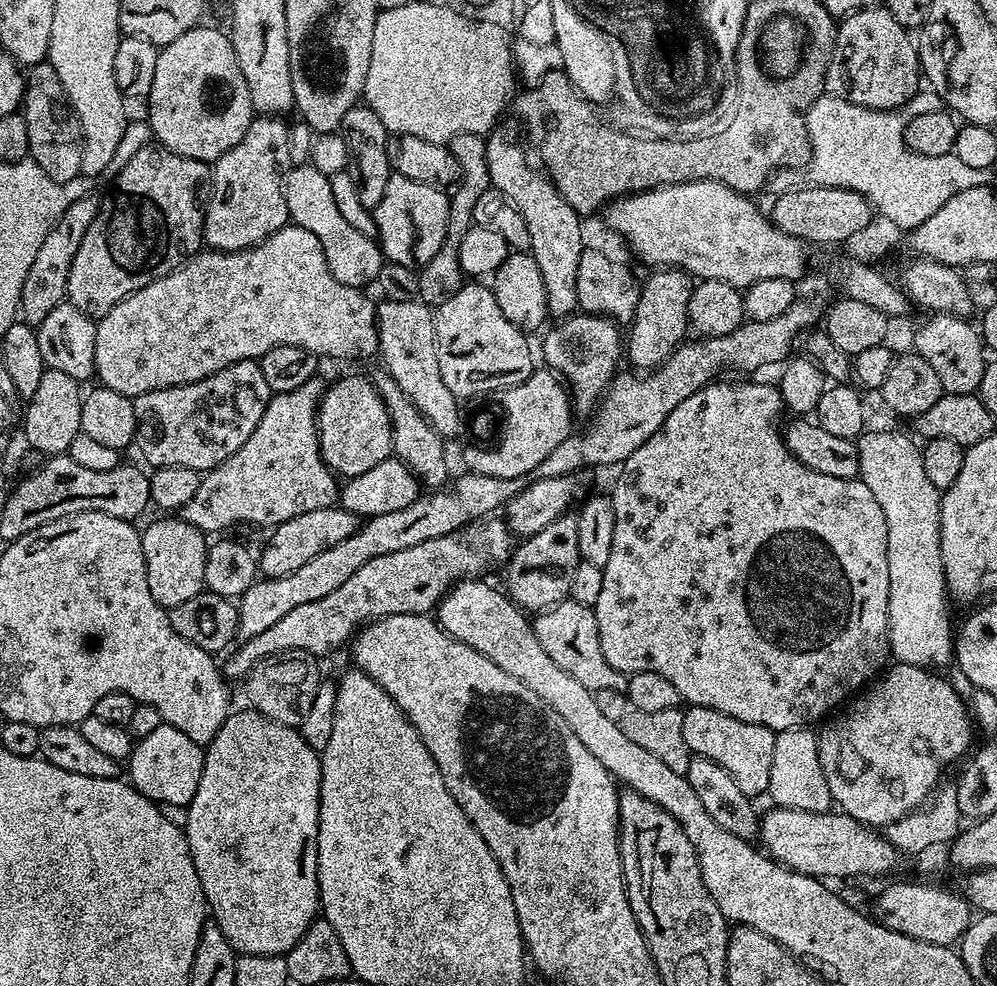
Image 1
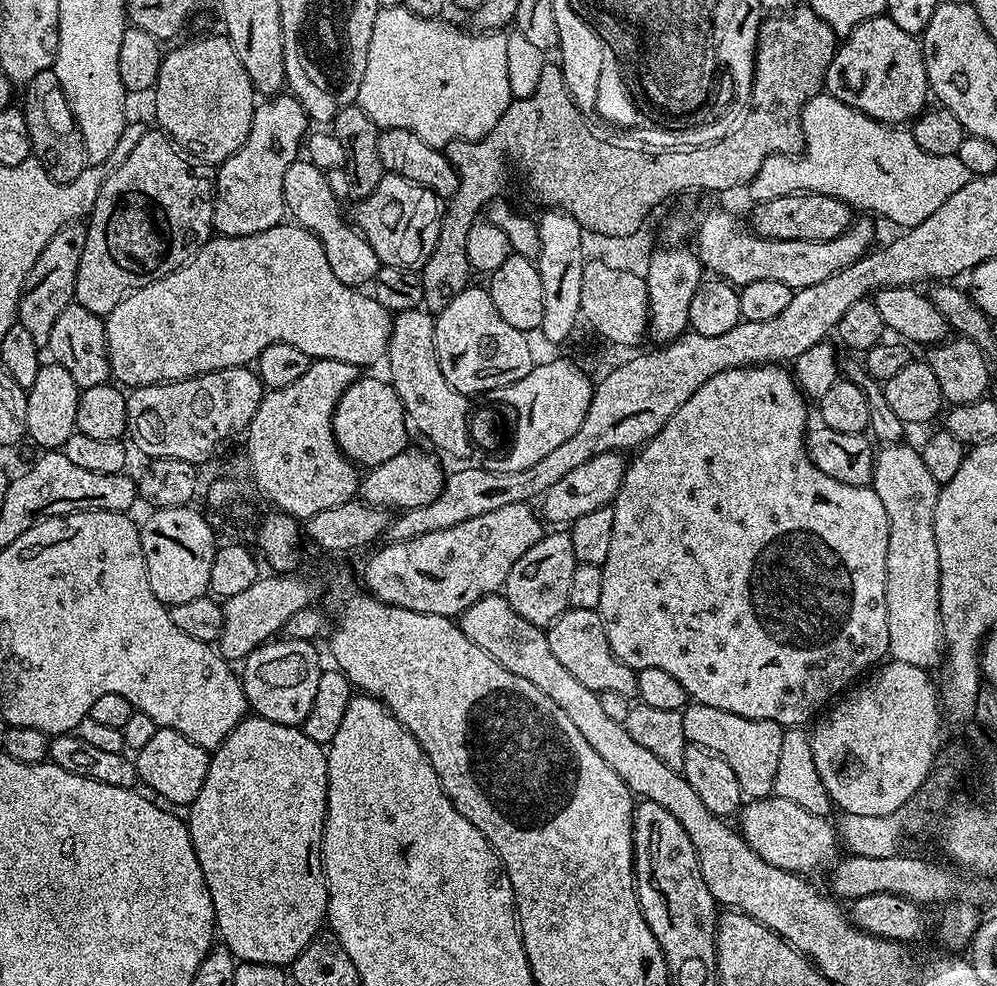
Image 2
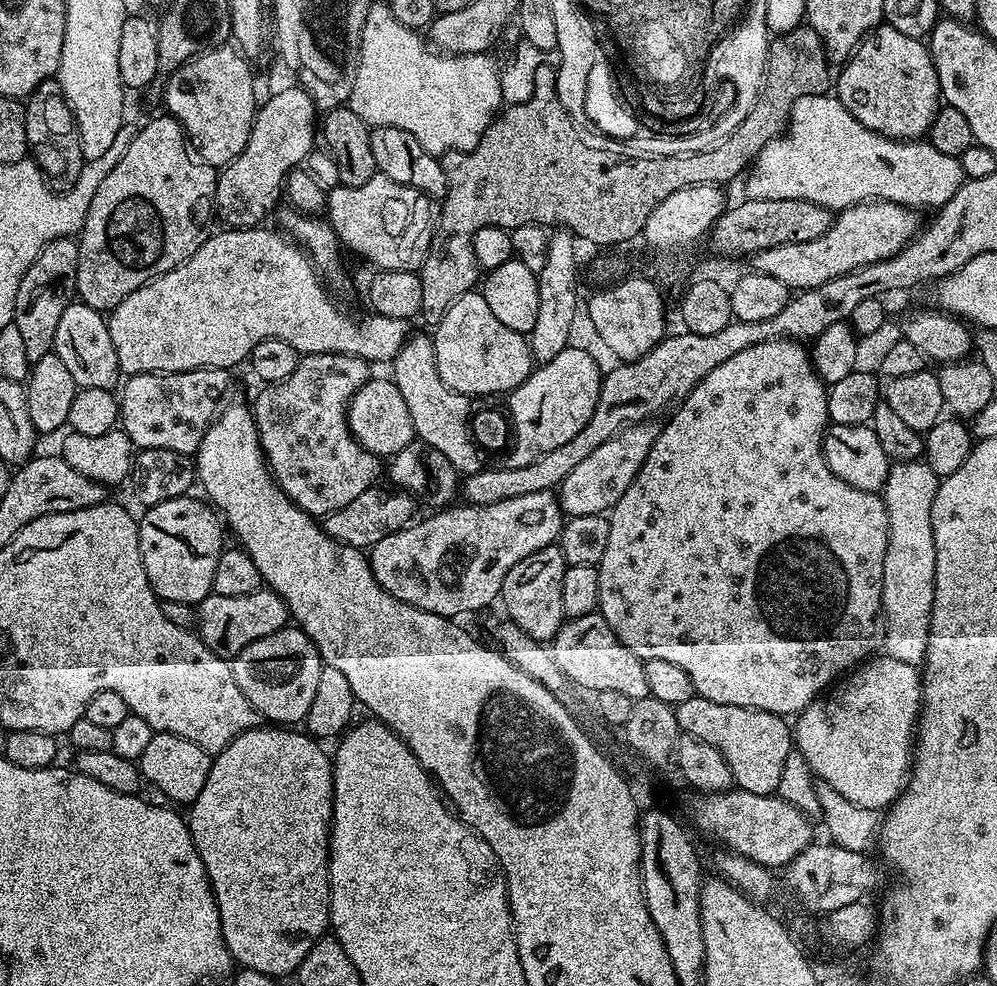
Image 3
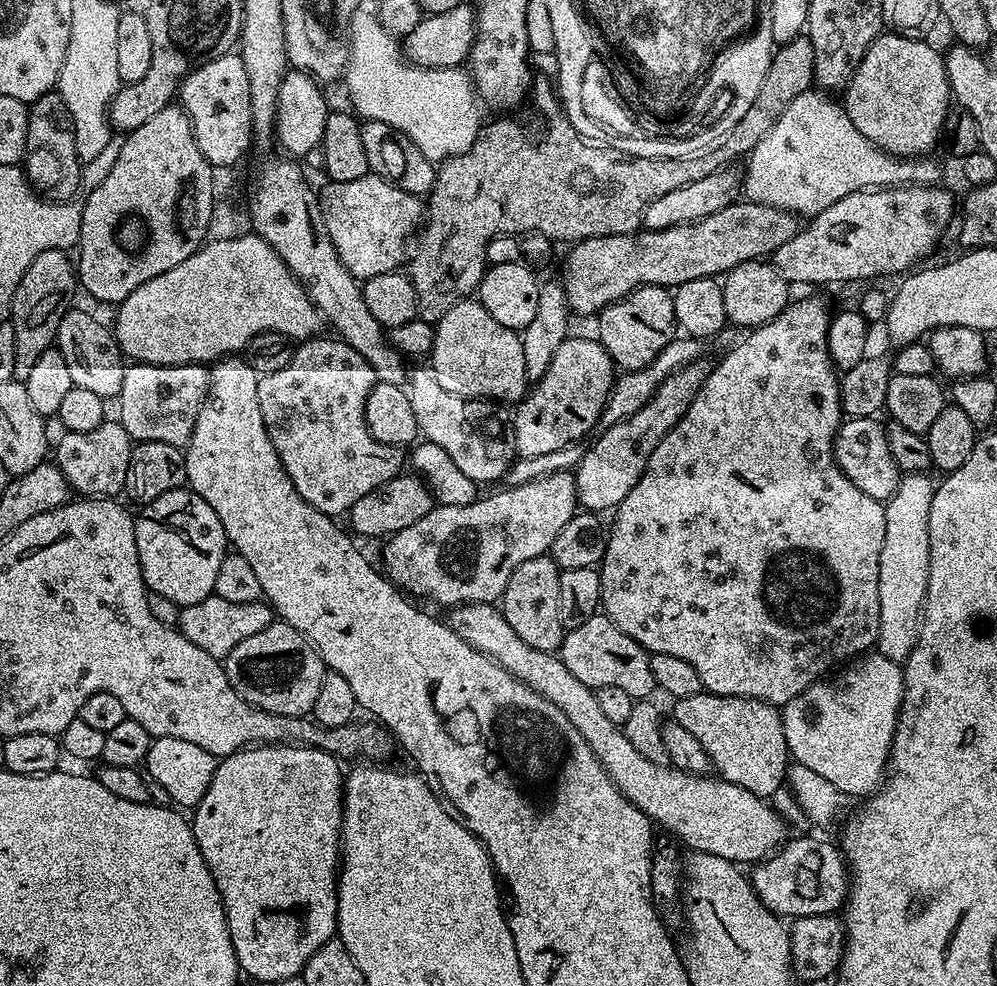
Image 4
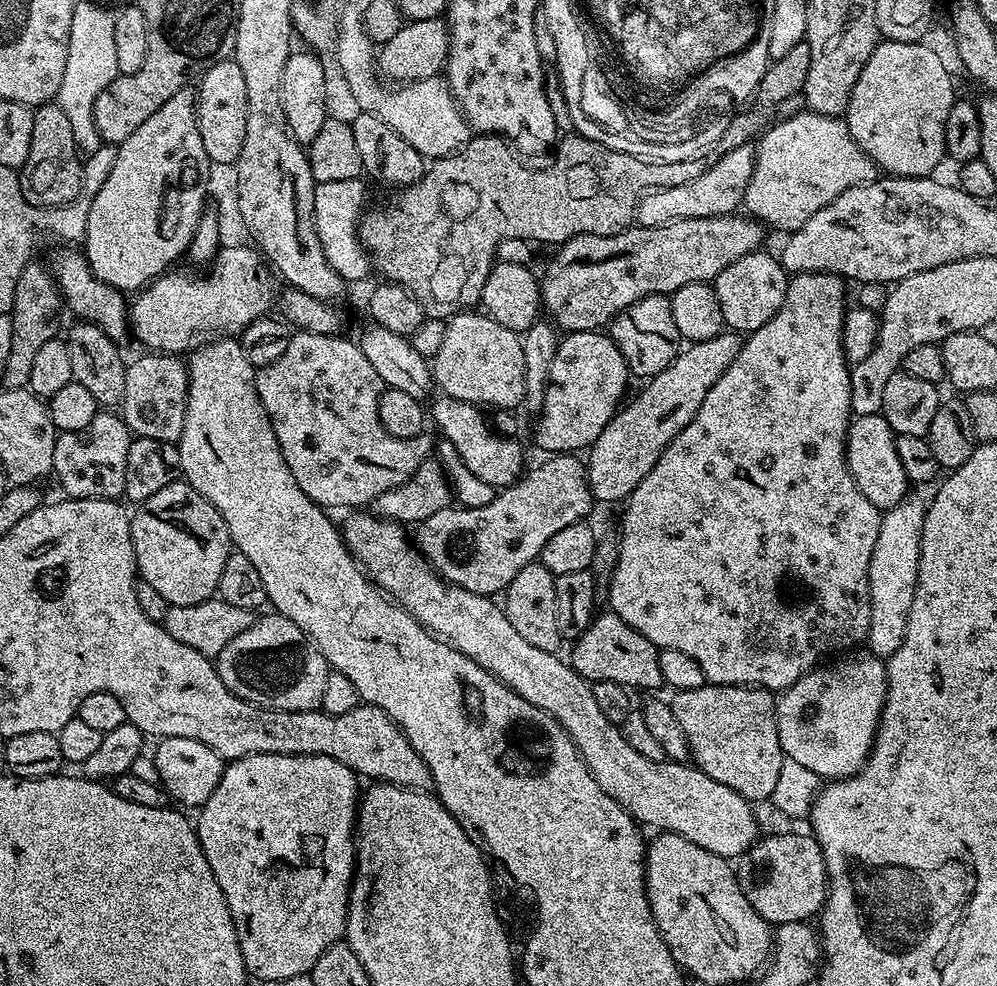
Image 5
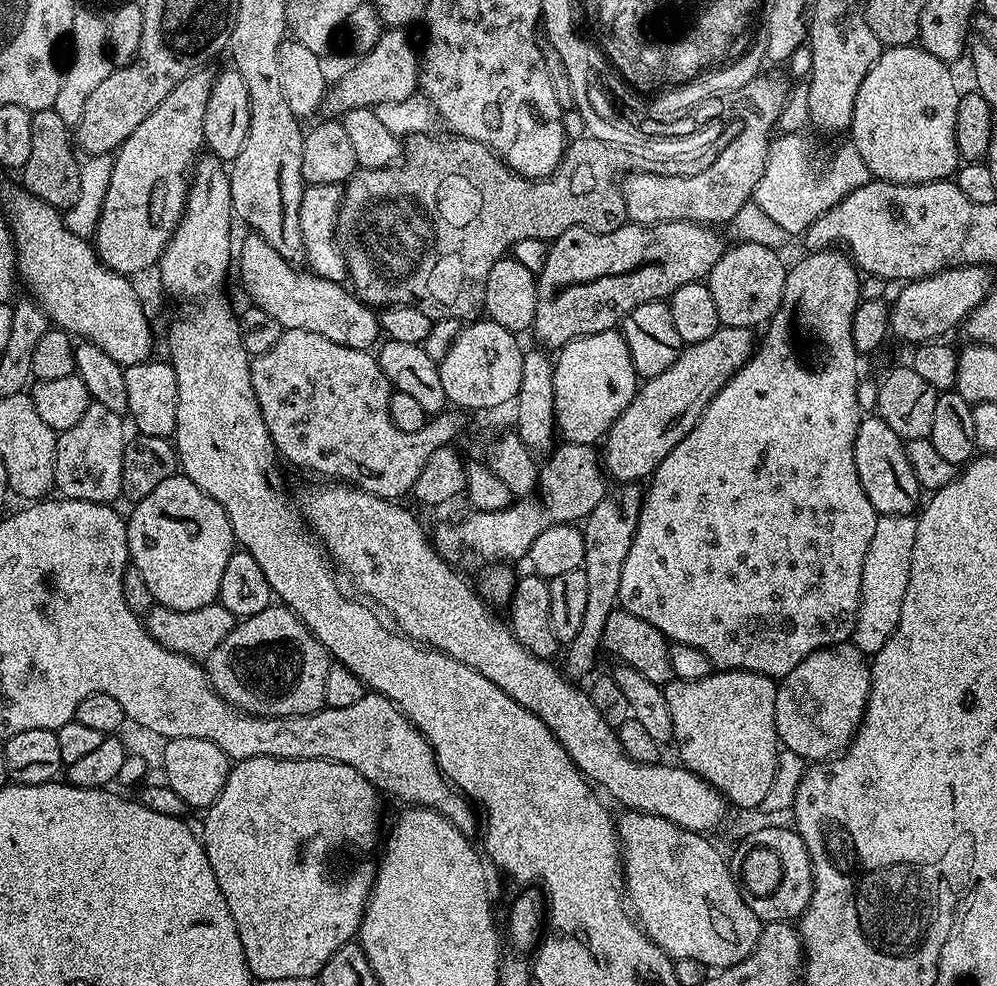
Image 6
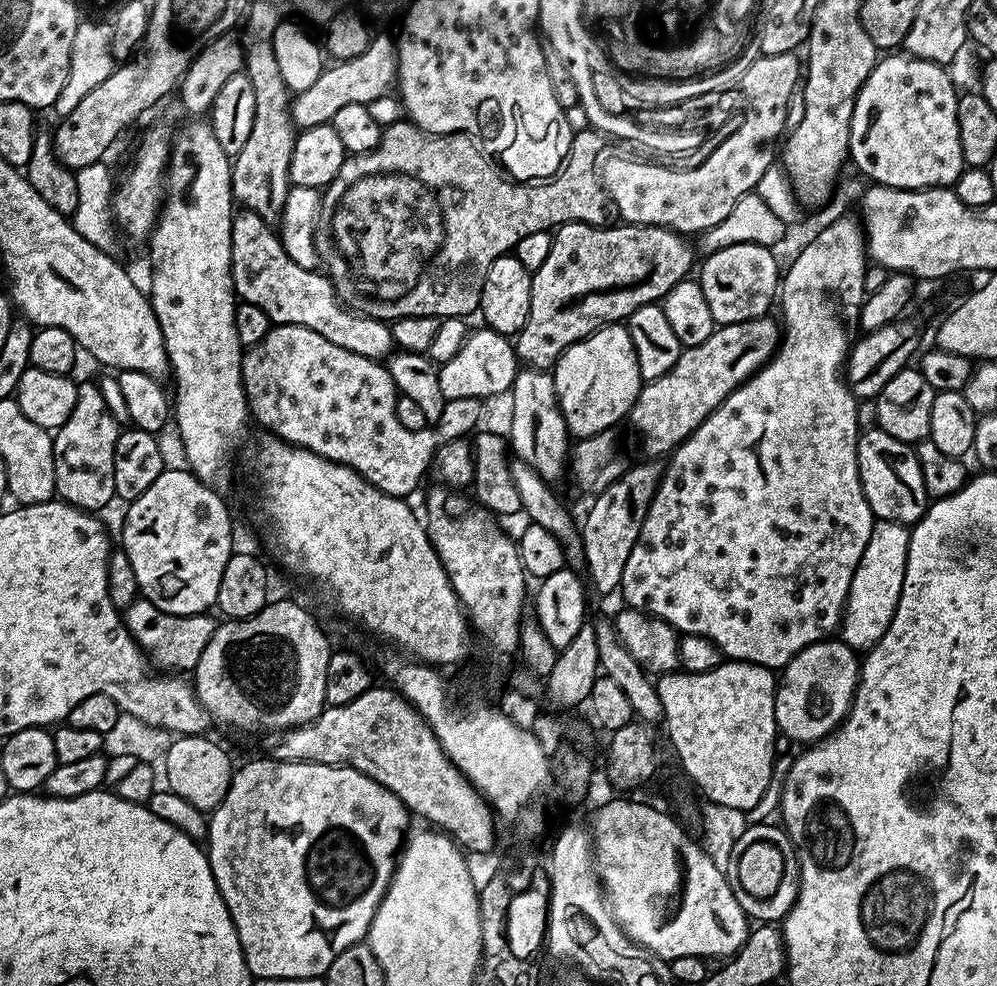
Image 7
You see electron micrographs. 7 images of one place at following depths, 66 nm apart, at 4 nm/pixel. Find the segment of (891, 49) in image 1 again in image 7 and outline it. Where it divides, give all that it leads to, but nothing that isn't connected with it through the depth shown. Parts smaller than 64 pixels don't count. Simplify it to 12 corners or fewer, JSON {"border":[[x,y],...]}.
{"border":[[877,59],[848,154],[872,184],[964,173],[949,69]]}

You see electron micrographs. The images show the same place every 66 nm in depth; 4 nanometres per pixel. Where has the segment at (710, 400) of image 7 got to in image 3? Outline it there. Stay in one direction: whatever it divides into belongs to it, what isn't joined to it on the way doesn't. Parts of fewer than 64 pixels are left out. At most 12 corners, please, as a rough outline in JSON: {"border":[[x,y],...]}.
{"border":[[661,425],[615,432],[566,474],[565,517],[604,514],[630,490]]}

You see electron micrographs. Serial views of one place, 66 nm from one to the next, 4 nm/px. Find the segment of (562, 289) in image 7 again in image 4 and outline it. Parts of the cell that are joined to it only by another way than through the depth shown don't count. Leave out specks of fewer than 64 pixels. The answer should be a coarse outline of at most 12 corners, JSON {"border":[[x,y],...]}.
{"border":[[737,202],[690,224],[579,241],[568,307],[595,317],[771,257],[801,217]]}

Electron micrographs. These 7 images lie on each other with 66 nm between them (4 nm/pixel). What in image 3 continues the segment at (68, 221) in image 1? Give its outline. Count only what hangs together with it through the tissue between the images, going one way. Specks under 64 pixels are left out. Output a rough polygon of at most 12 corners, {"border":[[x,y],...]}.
{"border":[[50,242],[16,295],[26,358],[53,351],[74,302],[79,243]]}

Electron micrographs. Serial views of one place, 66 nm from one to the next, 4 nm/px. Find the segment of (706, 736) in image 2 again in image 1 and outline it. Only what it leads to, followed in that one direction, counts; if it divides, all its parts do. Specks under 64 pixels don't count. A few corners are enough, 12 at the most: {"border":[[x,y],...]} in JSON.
{"border":[[692,706],[682,738],[742,794],[770,786],[776,733]]}

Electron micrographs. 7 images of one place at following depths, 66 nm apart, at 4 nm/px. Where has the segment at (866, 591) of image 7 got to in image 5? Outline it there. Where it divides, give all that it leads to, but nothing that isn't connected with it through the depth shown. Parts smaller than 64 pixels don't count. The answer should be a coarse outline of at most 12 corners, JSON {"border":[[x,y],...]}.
{"border":[[925,501],[880,517],[870,554],[867,651],[887,658],[906,634]]}

